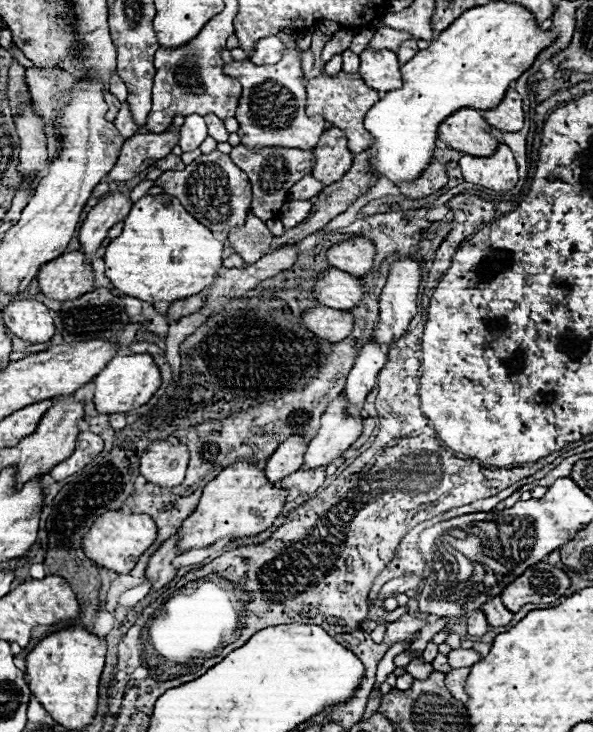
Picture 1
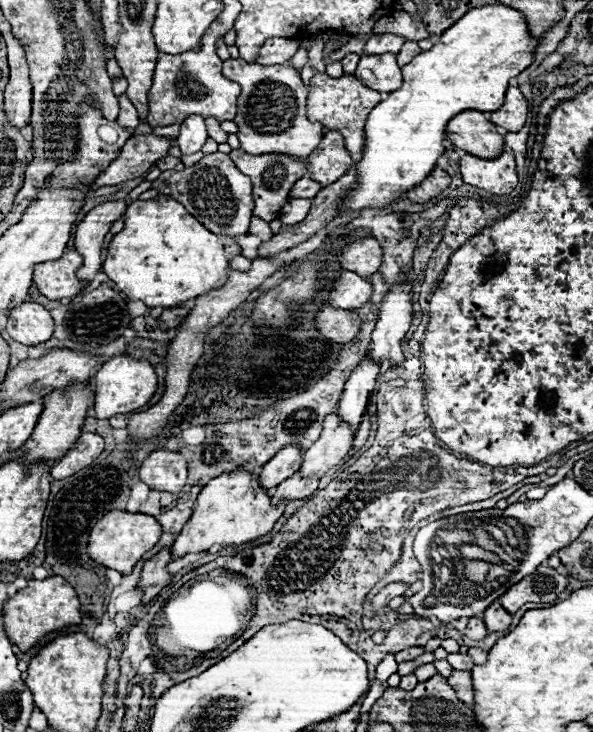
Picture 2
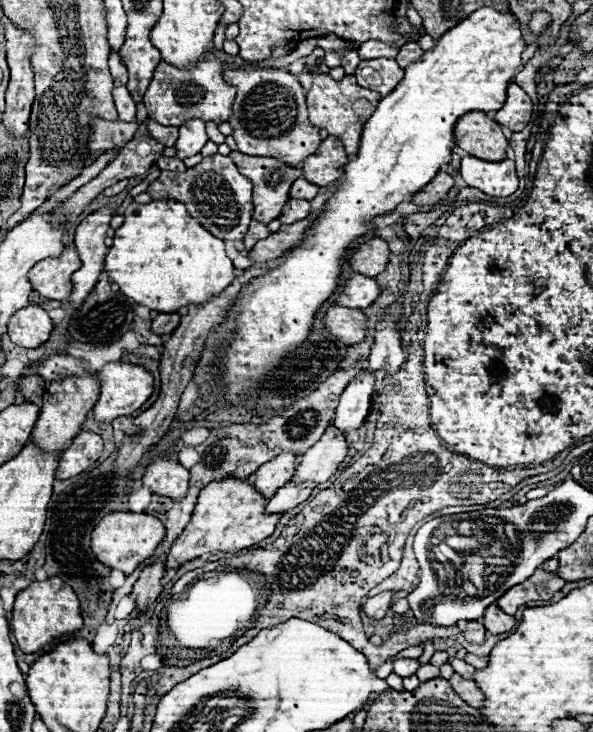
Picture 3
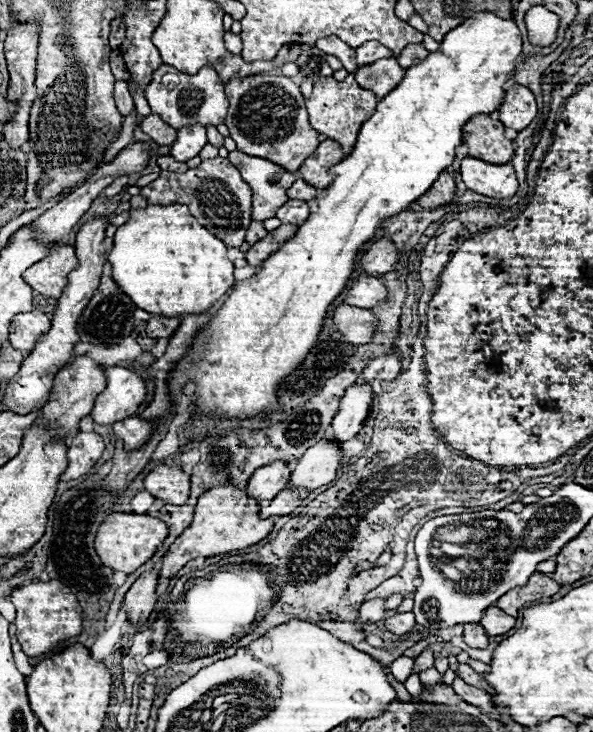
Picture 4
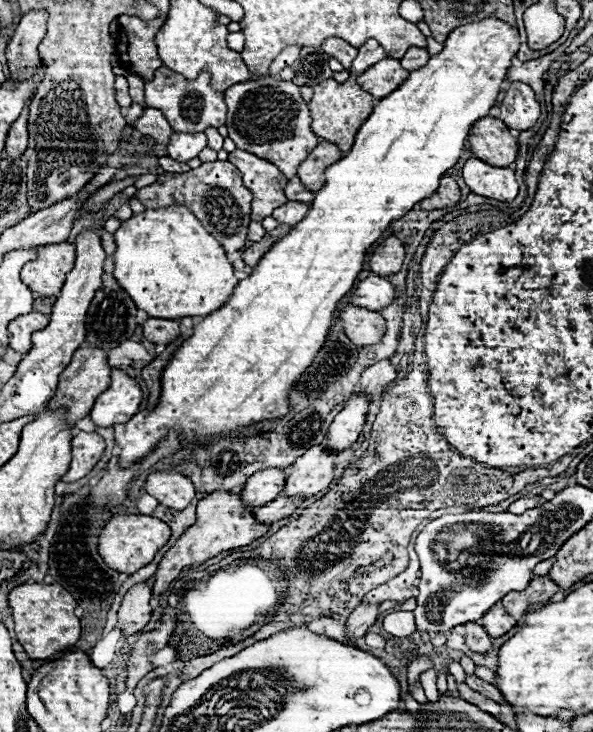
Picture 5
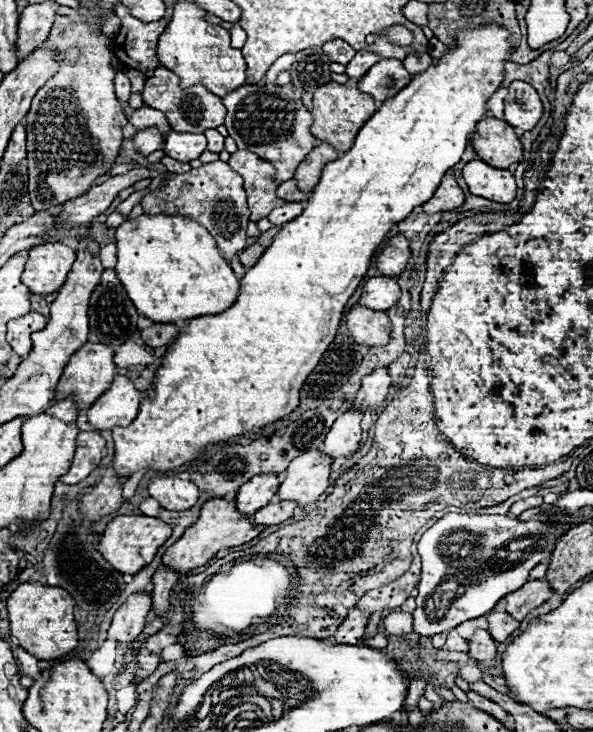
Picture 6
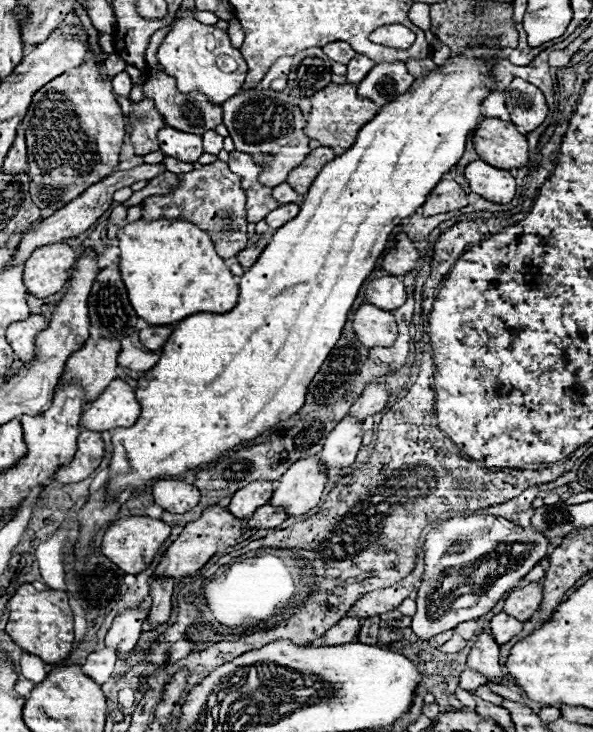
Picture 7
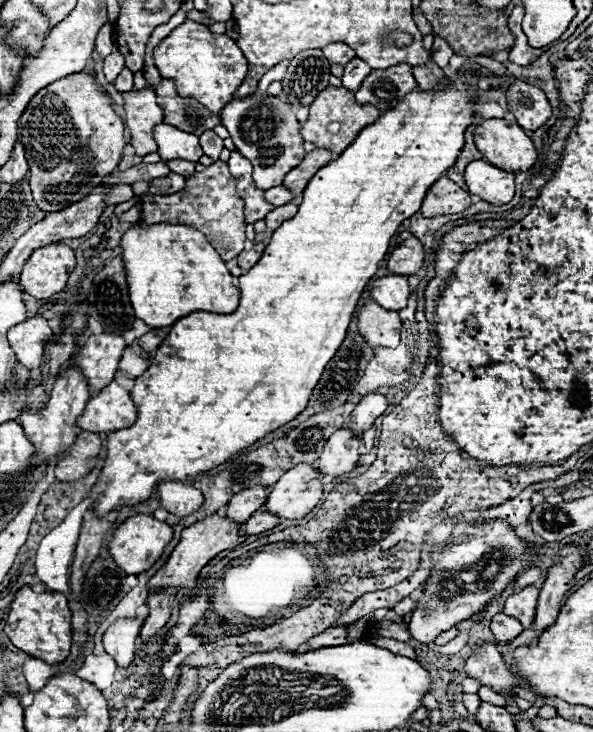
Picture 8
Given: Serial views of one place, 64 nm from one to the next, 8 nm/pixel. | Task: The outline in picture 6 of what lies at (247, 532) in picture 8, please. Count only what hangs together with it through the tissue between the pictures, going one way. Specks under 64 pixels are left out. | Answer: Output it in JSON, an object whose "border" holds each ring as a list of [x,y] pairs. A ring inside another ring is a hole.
{"border":[[[272,500],[268,506],[260,508],[252,518],[254,524],[262,524],[262,526],[274,526],[274,524],[282,524],[284,520],[292,518],[296,508],[296,502],[290,500]]]}

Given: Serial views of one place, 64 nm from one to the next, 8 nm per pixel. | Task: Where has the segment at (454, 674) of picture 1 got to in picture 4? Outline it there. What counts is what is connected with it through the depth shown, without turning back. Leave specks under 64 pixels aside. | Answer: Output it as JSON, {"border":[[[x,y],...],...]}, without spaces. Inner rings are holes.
{"border":[[[460,678],[454,680],[452,688],[454,688],[454,692],[456,692],[464,702],[468,702],[468,704],[472,704],[472,706],[478,706],[482,712],[486,712],[486,714],[496,712],[496,706],[492,704],[492,698],[490,698],[486,692],[482,692],[482,690],[478,690],[478,688],[474,688],[474,686],[468,686],[468,684],[466,684],[464,680],[460,680]]]}

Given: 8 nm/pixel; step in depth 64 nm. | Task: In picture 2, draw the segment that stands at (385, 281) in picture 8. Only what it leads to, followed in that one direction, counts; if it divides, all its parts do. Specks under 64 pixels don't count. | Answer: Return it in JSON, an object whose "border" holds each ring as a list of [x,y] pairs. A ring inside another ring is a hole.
{"border":[[[342,272],[342,276],[332,282],[332,292],[328,304],[334,308],[356,310],[362,308],[372,298],[372,284],[366,278],[360,278],[354,272]]]}

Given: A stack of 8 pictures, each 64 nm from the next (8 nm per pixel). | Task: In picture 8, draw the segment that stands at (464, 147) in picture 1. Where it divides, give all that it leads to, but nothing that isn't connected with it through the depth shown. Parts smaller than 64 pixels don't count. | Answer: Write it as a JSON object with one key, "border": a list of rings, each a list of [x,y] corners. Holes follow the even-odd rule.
{"border":[[[502,118],[484,120],[474,130],[474,142],[476,142],[476,148],[484,154],[484,160],[488,160],[490,164],[496,164],[498,168],[508,168],[510,172],[526,172],[538,160],[536,148],[532,144],[532,140],[524,134],[524,130],[518,124],[512,124]]]}

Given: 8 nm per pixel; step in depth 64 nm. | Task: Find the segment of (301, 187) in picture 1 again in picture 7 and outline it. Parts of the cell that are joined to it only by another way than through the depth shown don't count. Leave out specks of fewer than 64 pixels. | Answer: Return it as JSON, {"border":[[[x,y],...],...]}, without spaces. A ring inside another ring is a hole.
{"border":[[[286,182],[284,184],[278,184],[276,188],[272,188],[272,198],[278,200],[280,204],[290,204],[292,200],[296,200],[296,202],[302,200],[302,196],[298,192],[294,192]]]}

